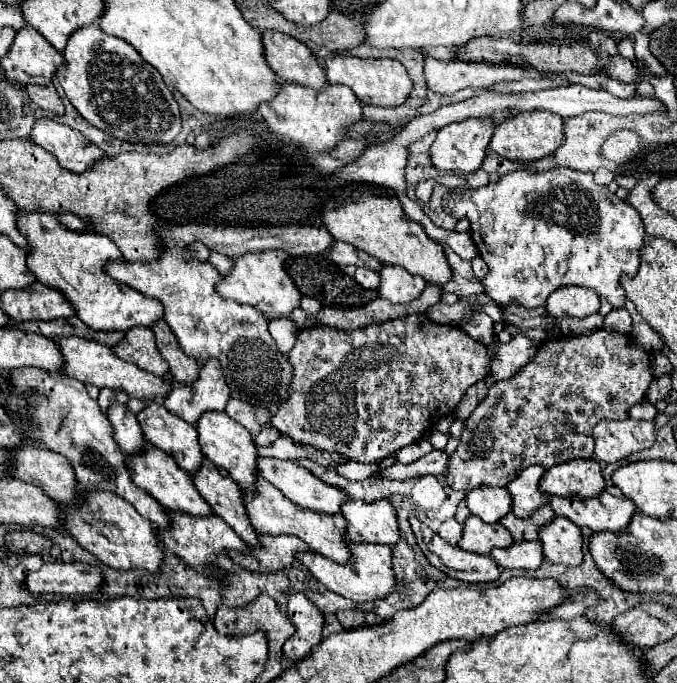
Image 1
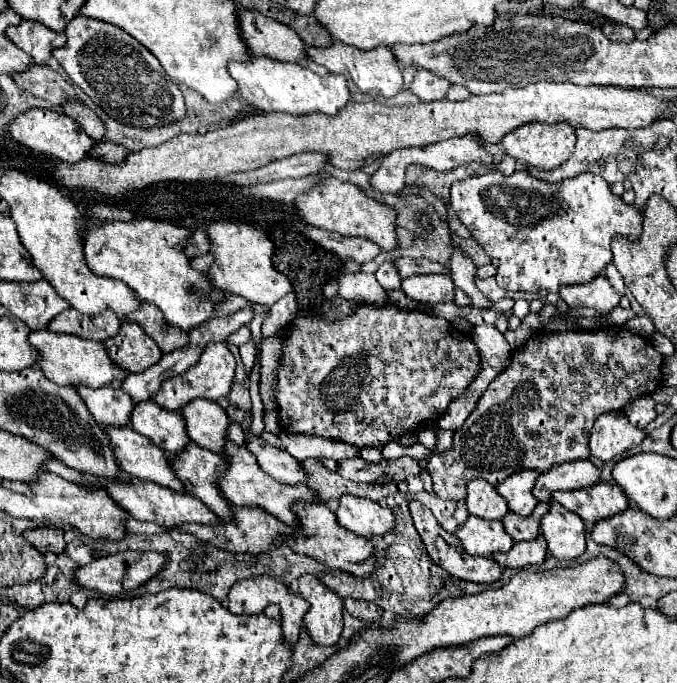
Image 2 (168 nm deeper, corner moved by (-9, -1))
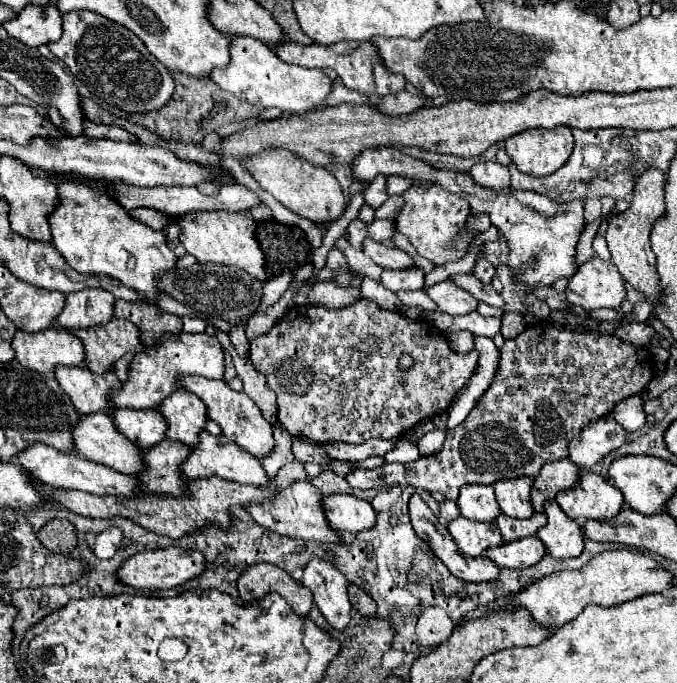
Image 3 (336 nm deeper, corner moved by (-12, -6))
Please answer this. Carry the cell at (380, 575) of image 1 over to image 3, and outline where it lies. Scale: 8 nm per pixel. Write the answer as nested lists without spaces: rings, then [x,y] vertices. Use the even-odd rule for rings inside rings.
[[[296,481],[290,487],[276,491],[276,495],[270,501],[250,503],[250,505],[244,505],[244,509],[250,513],[250,517],[256,523],[264,525],[266,529],[272,529],[274,533],[284,533],[288,537],[300,537],[300,539],[318,541],[318,543],[340,541],[340,535],[332,531],[330,525],[326,523],[320,501],[322,501],[322,495],[310,481]]]

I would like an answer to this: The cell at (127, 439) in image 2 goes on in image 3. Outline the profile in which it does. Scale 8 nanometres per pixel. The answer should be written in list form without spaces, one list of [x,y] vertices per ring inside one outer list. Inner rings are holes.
[[[90,413],[90,415],[82,415],[78,425],[72,429],[72,441],[74,441],[74,451],[94,463],[112,467],[120,473],[128,473],[134,475],[140,469],[144,469],[144,461],[140,455],[140,449],[136,445],[132,445],[126,437],[120,437],[120,433],[116,433],[110,415],[106,413]]]

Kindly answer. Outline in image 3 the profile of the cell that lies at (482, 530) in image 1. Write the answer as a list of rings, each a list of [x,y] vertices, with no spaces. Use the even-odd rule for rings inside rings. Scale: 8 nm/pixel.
[[[456,517],[448,523],[448,531],[464,555],[478,557],[488,547],[502,545],[500,531],[494,523],[478,523],[464,517]]]

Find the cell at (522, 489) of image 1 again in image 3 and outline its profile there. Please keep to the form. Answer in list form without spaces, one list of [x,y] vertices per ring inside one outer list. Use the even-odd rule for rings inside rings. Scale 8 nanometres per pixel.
[[[516,477],[516,479],[496,481],[494,491],[496,491],[500,511],[508,517],[514,517],[514,519],[532,517],[534,509],[530,505],[530,489],[532,489],[532,479],[530,477]]]

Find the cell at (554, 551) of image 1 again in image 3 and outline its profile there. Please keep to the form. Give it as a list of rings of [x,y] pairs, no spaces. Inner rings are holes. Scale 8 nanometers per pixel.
[[[556,501],[544,503],[544,513],[548,517],[548,523],[538,529],[538,539],[546,545],[548,553],[556,559],[568,559],[576,557],[584,549],[584,535],[582,529],[574,519],[570,519]]]

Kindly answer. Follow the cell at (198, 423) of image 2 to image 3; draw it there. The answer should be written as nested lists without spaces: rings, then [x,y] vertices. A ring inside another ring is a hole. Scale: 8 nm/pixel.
[[[174,389],[158,407],[158,413],[162,413],[162,417],[166,419],[166,437],[180,441],[184,445],[196,445],[196,437],[200,431],[204,431],[204,425],[208,421],[208,415],[204,413],[204,403],[194,395],[188,393],[184,389]]]

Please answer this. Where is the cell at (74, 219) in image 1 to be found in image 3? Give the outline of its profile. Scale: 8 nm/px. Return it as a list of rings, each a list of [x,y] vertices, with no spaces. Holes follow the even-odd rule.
[[[140,207],[140,209],[132,209],[130,211],[132,213],[132,217],[136,217],[136,219],[140,219],[142,223],[146,223],[148,227],[152,227],[152,229],[164,229],[166,225],[168,225],[168,217],[164,215],[164,213],[160,213],[160,211],[154,211],[154,209],[148,209],[148,207]]]

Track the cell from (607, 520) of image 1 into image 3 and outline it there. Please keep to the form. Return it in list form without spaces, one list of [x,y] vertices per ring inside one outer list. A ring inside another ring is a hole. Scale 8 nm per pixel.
[[[580,471],[578,483],[572,489],[556,493],[556,503],[568,517],[584,525],[588,519],[612,519],[622,509],[624,499],[622,493],[602,475]]]

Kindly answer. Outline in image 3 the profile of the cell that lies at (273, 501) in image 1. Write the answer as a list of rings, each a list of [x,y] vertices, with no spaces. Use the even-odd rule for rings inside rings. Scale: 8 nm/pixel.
[[[202,431],[198,435],[198,445],[190,447],[190,455],[186,457],[186,461],[180,465],[180,473],[182,477],[210,477],[210,475],[218,475],[230,481],[240,481],[240,483],[250,483],[256,487],[266,487],[268,485],[268,475],[262,469],[260,461],[256,457],[252,457],[250,453],[244,453],[244,449],[240,449],[238,445],[232,445],[232,441],[228,441],[228,437],[218,435],[212,437],[210,433]]]

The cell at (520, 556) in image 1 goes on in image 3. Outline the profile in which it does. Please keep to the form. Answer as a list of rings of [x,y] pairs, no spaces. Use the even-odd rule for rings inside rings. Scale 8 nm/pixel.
[[[524,537],[516,539],[512,543],[502,543],[498,547],[486,549],[486,557],[492,559],[498,567],[508,569],[526,569],[530,565],[536,565],[544,557],[546,549],[544,543],[538,537]]]

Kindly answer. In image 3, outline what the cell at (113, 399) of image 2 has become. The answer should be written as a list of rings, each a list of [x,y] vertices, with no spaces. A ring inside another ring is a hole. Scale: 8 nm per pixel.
[[[58,365],[56,381],[60,383],[62,391],[70,397],[78,413],[96,413],[104,411],[112,415],[112,407],[108,405],[108,389],[120,385],[114,369],[108,369],[104,375],[96,375],[86,367],[64,367]]]

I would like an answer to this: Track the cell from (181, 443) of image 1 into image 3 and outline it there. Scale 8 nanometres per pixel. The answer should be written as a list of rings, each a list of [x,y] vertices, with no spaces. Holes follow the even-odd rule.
[[[116,409],[112,421],[116,431],[140,449],[148,449],[164,439],[164,417],[156,409]]]

